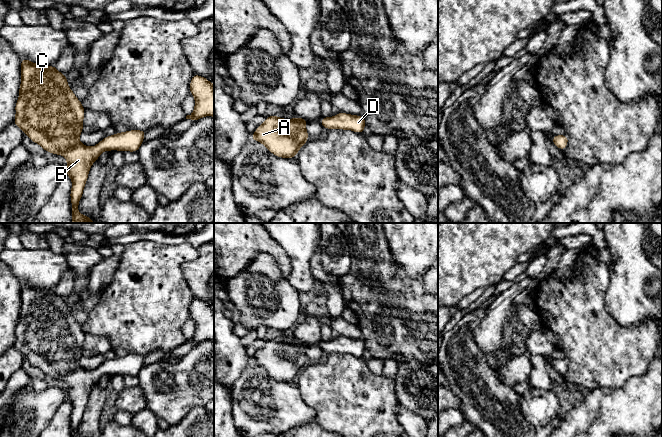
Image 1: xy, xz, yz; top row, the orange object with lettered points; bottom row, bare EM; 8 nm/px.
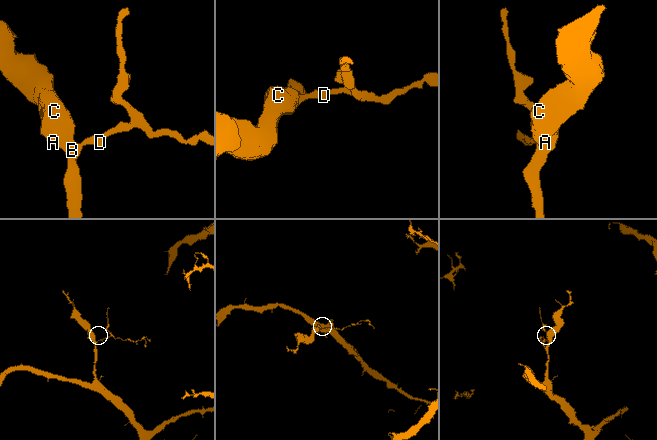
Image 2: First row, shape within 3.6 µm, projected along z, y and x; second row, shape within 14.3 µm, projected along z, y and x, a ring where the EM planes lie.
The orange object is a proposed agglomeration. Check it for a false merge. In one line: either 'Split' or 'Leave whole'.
Leave whole

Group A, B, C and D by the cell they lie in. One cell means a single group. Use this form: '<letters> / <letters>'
A B C D

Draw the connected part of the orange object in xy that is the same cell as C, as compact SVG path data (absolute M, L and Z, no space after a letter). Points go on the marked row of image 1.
M21 59L21 84L15 110L16 115L13 123L23 133L27 134L31 141L39 144L45 151L62 155L67 160L66 172L67 176L72 180L70 192L72 222L94 223L88 216L78 212L78 204L92 164L103 151L138 151L143 143L146 131L130 130L115 133L112 136L105 137L96 146L87 147L83 145L79 140L79 136L83 131L85 110L82 102L77 99L68 86L66 76L59 72L55 66L42 66L28 59Z

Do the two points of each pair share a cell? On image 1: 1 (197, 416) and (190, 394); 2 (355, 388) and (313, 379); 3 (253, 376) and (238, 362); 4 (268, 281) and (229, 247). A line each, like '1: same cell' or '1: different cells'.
1: different cells
2: same cell
3: different cells
4: different cells

